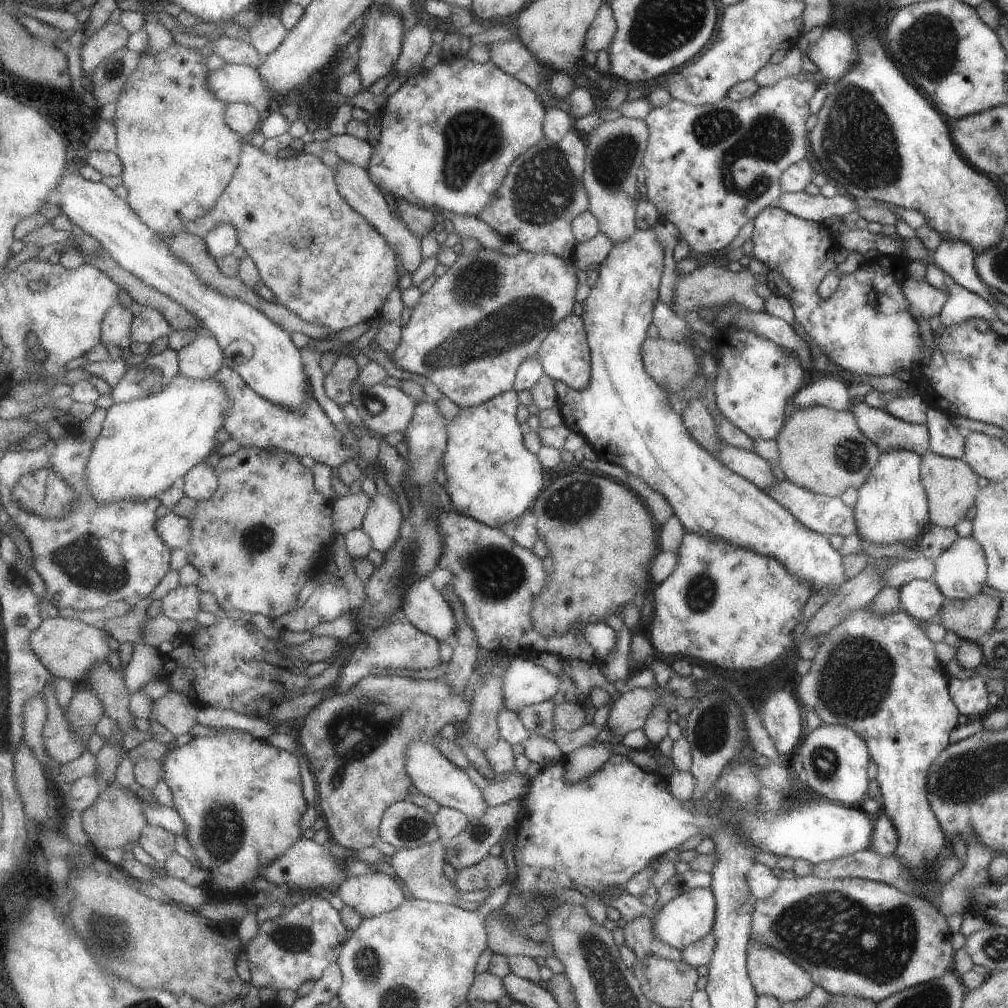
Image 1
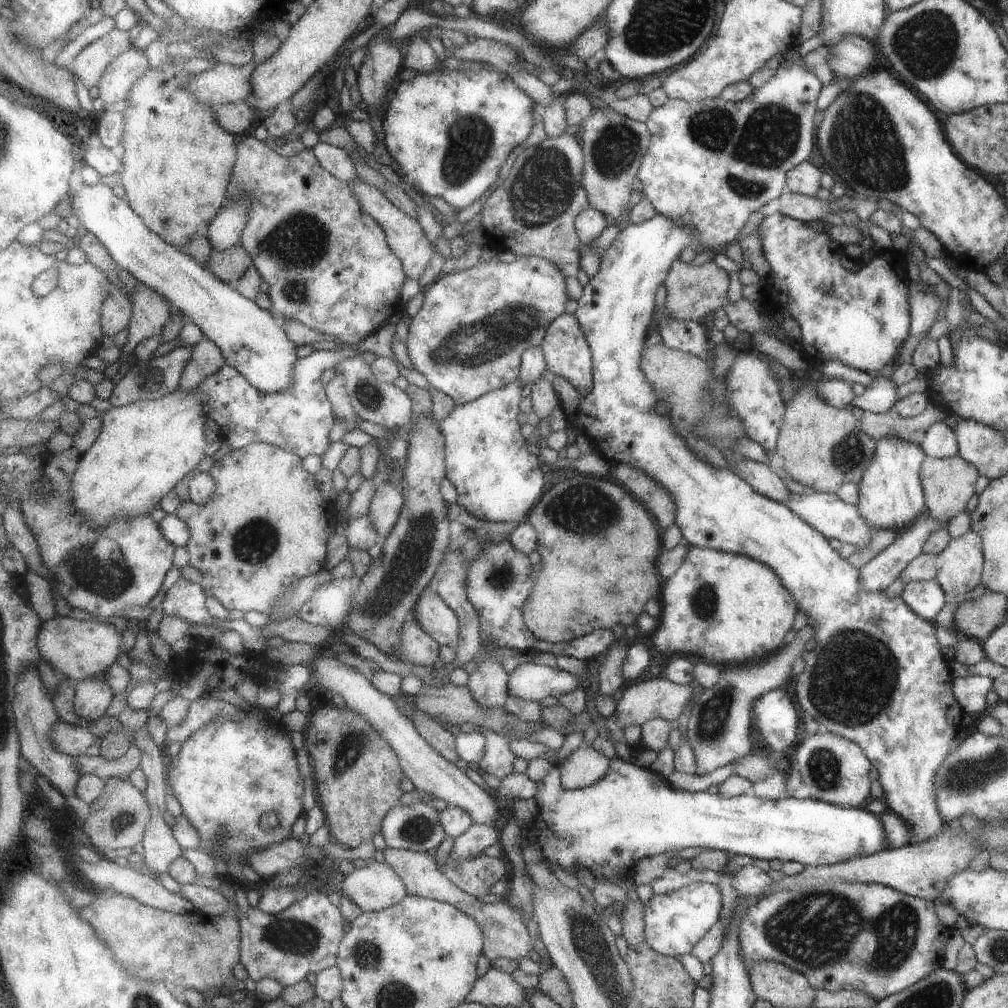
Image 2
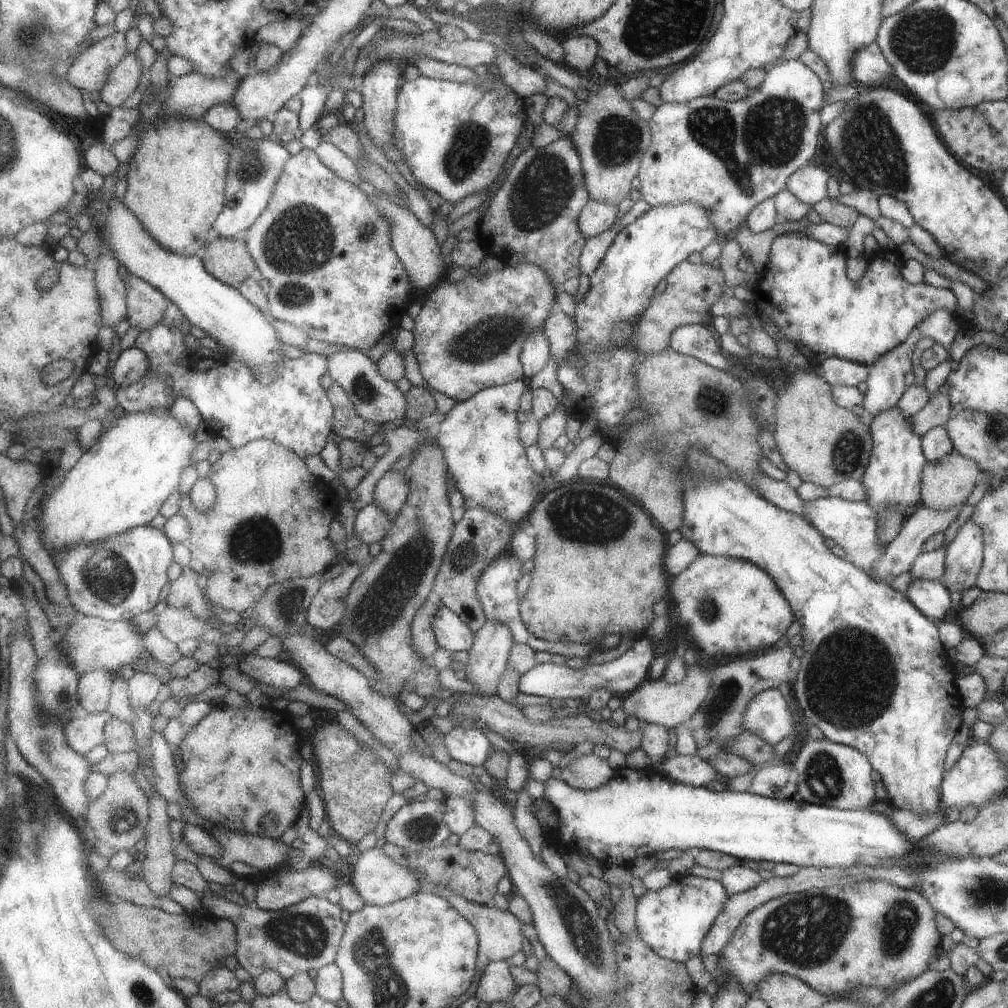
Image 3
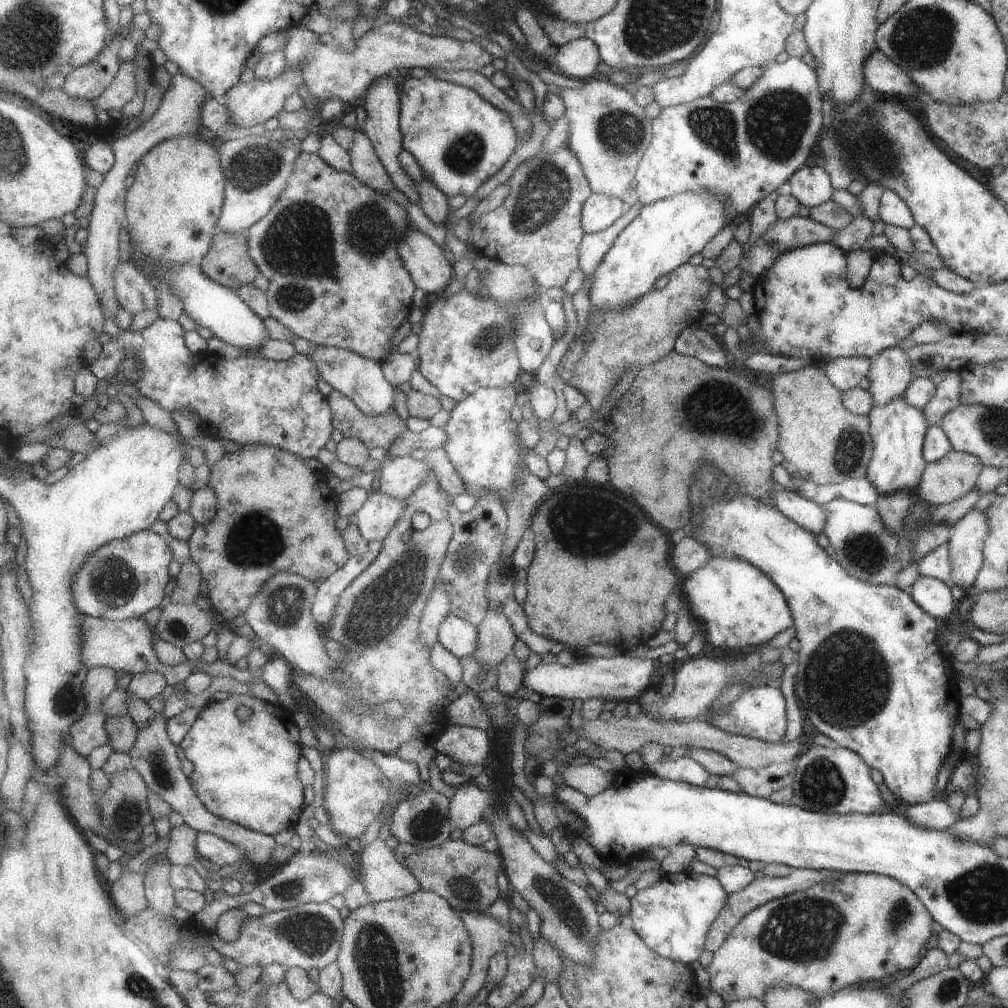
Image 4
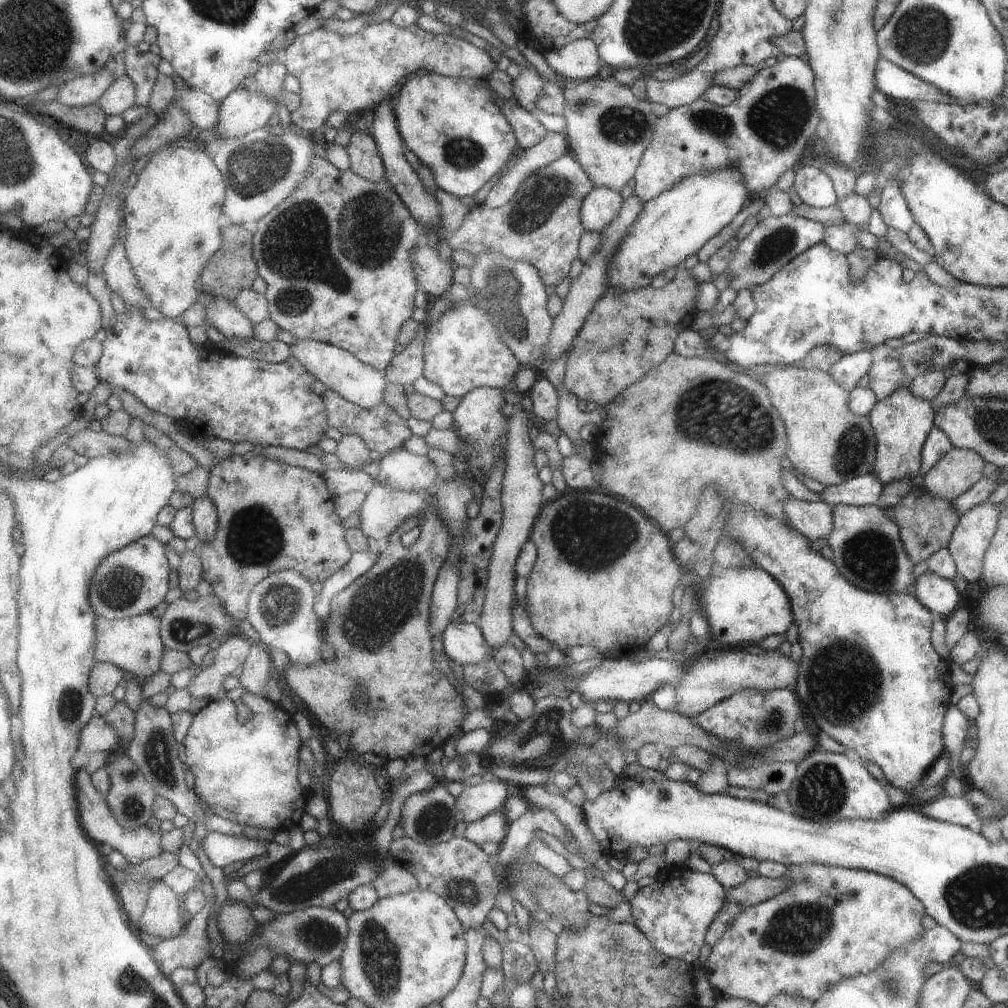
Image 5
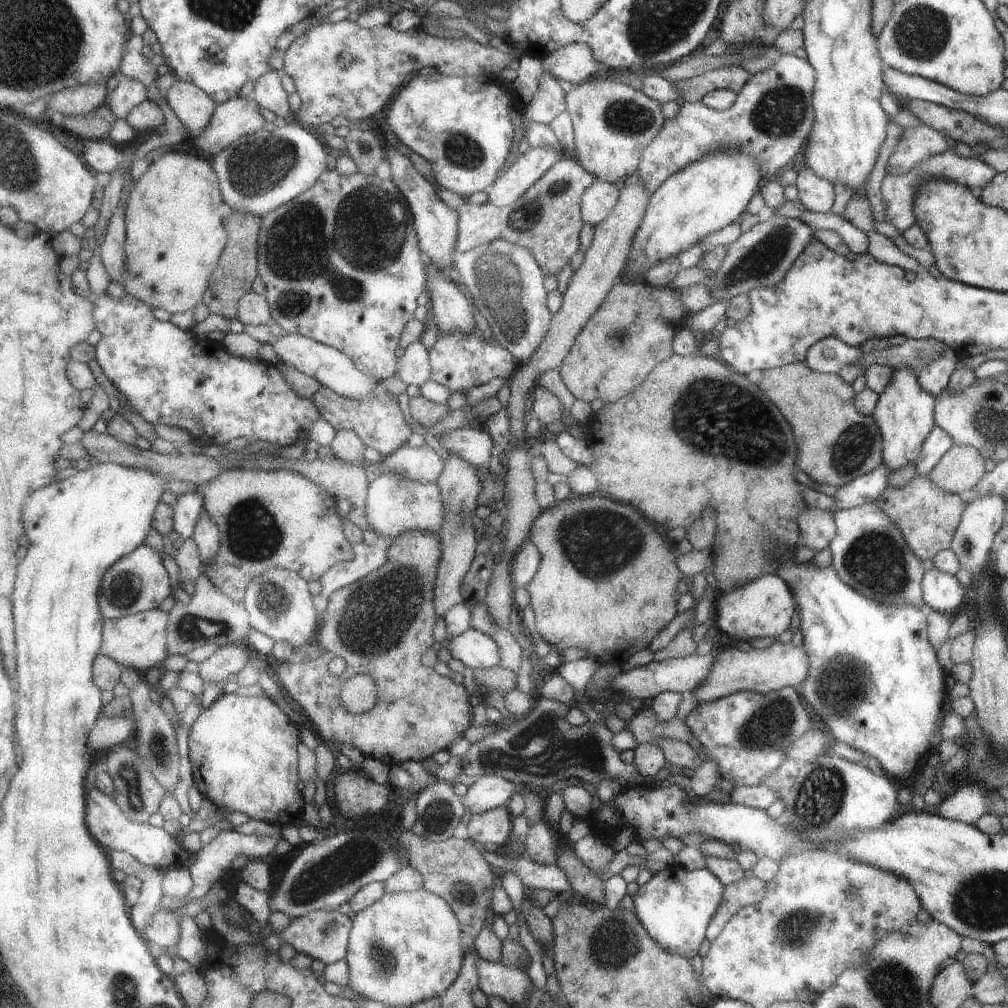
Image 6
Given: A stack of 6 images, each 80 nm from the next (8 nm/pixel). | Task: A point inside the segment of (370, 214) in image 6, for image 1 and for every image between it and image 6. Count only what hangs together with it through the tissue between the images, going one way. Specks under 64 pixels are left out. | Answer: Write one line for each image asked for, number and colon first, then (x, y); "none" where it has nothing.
1: (322, 259)
2: (328, 264)
3: (326, 249)
4: (329, 248)
5: (335, 255)

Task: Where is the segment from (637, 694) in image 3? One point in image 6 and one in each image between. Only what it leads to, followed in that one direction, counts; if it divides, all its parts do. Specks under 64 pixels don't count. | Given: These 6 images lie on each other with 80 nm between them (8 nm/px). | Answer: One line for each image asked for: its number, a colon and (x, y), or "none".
4: (699, 682)
5: (710, 680)
6: (759, 670)

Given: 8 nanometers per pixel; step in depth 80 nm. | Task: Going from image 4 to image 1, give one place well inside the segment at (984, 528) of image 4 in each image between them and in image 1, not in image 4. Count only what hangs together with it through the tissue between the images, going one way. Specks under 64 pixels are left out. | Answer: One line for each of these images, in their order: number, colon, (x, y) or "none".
1: (959, 571)
2: (960, 563)
3: (963, 555)

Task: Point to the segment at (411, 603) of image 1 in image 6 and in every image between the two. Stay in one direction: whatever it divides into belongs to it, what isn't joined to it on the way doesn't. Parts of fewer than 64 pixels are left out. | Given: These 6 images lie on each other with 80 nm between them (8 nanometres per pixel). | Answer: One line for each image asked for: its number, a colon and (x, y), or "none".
2: (438, 619)
3: (452, 632)
4: (460, 637)
5: (464, 642)
6: (474, 648)

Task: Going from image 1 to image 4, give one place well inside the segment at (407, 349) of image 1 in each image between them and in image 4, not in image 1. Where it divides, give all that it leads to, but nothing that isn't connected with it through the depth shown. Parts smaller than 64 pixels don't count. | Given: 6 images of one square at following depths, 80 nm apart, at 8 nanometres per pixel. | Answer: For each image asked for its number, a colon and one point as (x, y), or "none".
2: (468, 338)
3: (469, 335)
4: (466, 342)

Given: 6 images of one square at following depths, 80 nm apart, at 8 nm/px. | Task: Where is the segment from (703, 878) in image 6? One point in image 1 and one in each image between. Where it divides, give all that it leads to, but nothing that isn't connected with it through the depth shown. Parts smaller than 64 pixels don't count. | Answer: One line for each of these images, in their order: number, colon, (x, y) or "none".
1: (689, 917)
2: (675, 922)
3: (674, 921)
4: (674, 917)
5: (676, 911)

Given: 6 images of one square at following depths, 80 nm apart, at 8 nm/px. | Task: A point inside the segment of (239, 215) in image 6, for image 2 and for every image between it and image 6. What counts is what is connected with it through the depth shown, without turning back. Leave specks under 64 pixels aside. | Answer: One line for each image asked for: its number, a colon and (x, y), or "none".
2: (230, 265)
3: (230, 260)
4: (229, 262)
5: (233, 268)

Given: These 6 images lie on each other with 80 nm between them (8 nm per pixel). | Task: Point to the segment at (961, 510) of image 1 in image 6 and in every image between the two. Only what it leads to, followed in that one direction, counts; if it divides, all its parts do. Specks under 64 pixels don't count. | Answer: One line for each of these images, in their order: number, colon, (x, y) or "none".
2: (947, 483)
3: (944, 483)
4: (953, 475)
5: (957, 469)
6: (959, 469)

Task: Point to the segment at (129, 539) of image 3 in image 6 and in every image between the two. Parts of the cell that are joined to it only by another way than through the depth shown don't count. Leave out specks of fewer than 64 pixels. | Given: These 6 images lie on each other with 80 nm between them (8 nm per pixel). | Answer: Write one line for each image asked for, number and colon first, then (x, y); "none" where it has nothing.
4: (125, 579)
5: (132, 581)
6: (138, 582)

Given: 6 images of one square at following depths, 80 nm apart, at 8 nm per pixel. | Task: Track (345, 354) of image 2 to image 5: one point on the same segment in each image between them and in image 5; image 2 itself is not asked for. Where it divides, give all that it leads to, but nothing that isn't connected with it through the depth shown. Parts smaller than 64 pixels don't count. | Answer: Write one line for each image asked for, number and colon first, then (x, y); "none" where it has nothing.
3: (294, 410)
4: (247, 400)
5: (210, 393)

